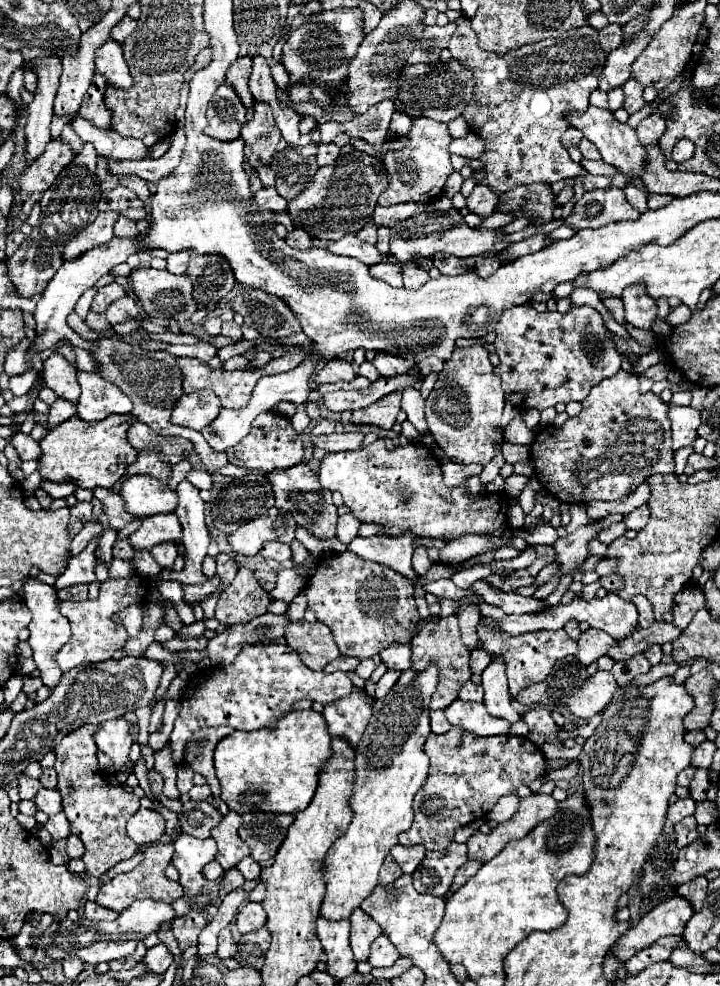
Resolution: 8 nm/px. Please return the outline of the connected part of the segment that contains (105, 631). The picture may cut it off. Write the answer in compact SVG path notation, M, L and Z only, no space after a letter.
M127 577L127 579L111 579L101 583L101 593L99 599L95 601L81 601L81 603L59 601L59 611L69 619L72 630L69 645L65 645L57 655L57 663L61 671L69 671L81 663L97 663L97 661L111 659L113 653L121 649L123 643L127 641L125 629L113 621L113 615L131 603L143 603L145 595L147 595L145 581L141 577Z

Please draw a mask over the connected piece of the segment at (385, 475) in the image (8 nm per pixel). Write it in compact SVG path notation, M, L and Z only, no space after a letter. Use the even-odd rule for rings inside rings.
M377 439L369 447L361 447L357 451L343 451L343 453L329 453L321 461L319 469L319 481L329 491L339 491L343 495L345 505L353 511L353 515L361 523L377 523L381 525L381 535L387 537L399 537L407 531L411 531L415 537L435 537L453 541L467 533L477 535L491 535L495 547L503 547L505 541L511 539L511 525L507 517L507 509L511 503L509 495L499 493L487 493L487 497L473 497L469 489L463 485L459 487L447 487L443 483L443 471L437 463L435 455L425 445L399 445L393 451L389 451L383 443L383 439Z

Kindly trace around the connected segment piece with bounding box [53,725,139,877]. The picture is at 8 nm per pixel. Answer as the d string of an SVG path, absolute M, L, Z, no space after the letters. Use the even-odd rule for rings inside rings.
M83 725L81 729L65 735L55 747L57 761L53 767L57 771L57 789L63 795L63 813L71 823L71 833L75 833L85 845L83 861L87 865L87 873L101 877L115 863L131 859L137 853L137 843L127 835L125 823L139 809L139 797L135 793L123 791L123 787L111 785L103 777L93 741L95 731L95 725Z

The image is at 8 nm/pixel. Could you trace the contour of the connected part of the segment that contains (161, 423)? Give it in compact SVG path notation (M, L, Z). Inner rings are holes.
M99 339L99 347L95 349L95 357L99 359L101 367L97 369L97 373L101 373L101 377L109 377L109 381L113 381L115 385L119 385L121 391L125 391L127 397L131 397L133 401L133 415L147 423L155 433L163 435L163 437L171 437L171 435L179 435L185 437L193 443L195 453L201 457L201 461L205 463L209 473L215 473L219 467L227 465L227 455L225 453L217 453L211 451L209 443L201 437L201 433L185 429L185 427L177 427L173 423L169 423L169 413L173 411L175 399L181 397L181 375L177 373L177 365L175 365L175 357L165 353L165 351L145 351L139 345L131 345L125 343L123 339Z

